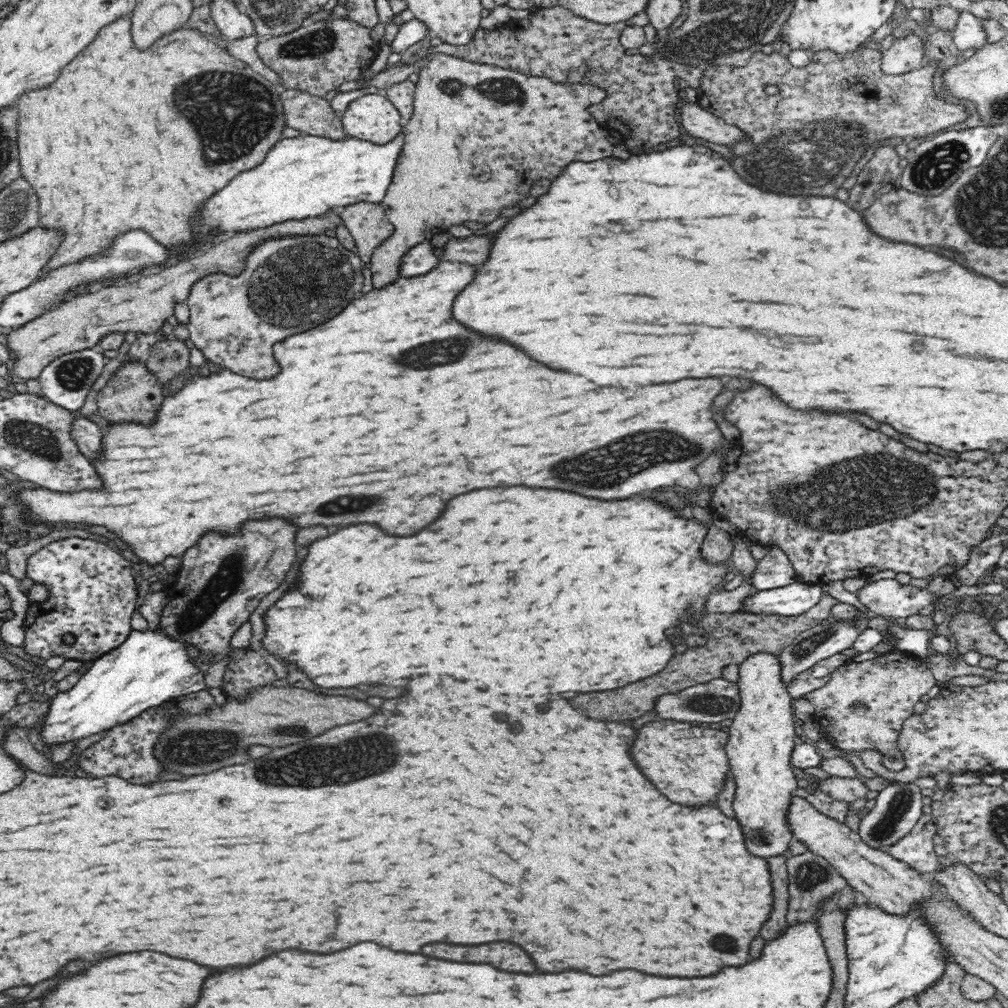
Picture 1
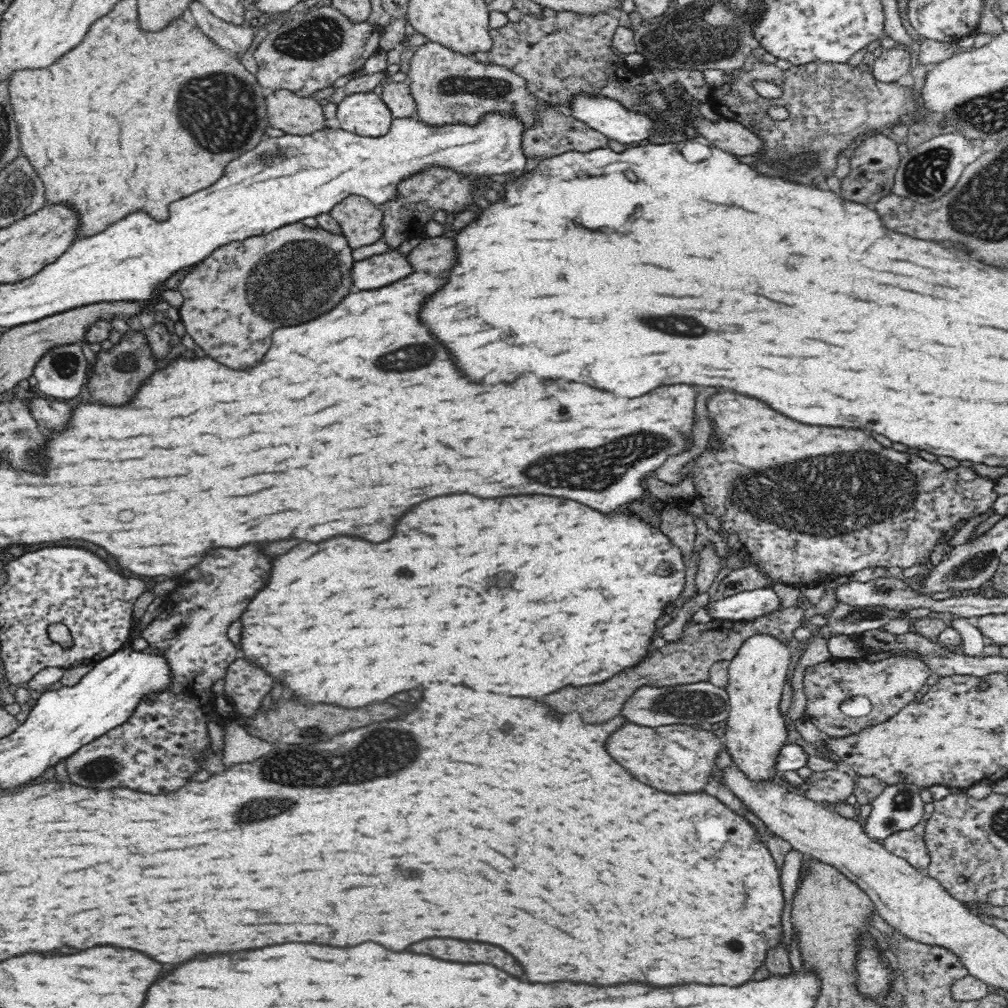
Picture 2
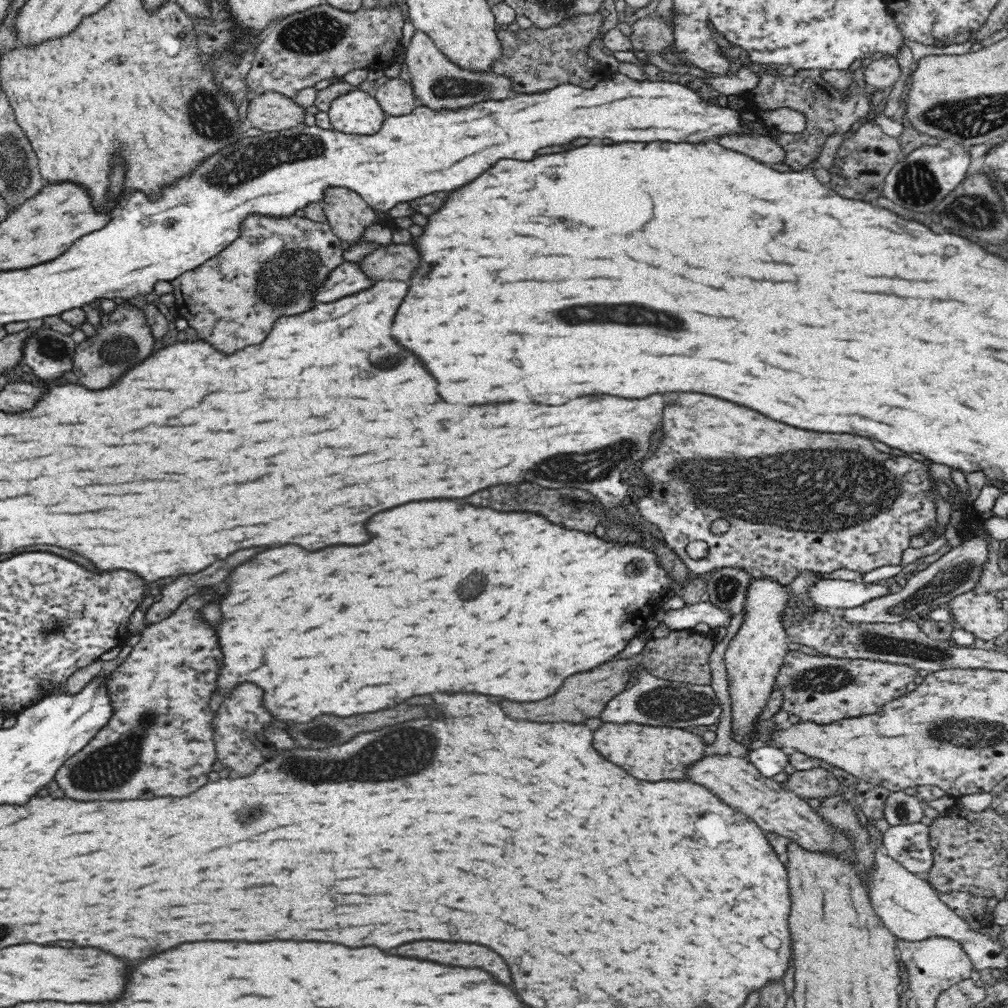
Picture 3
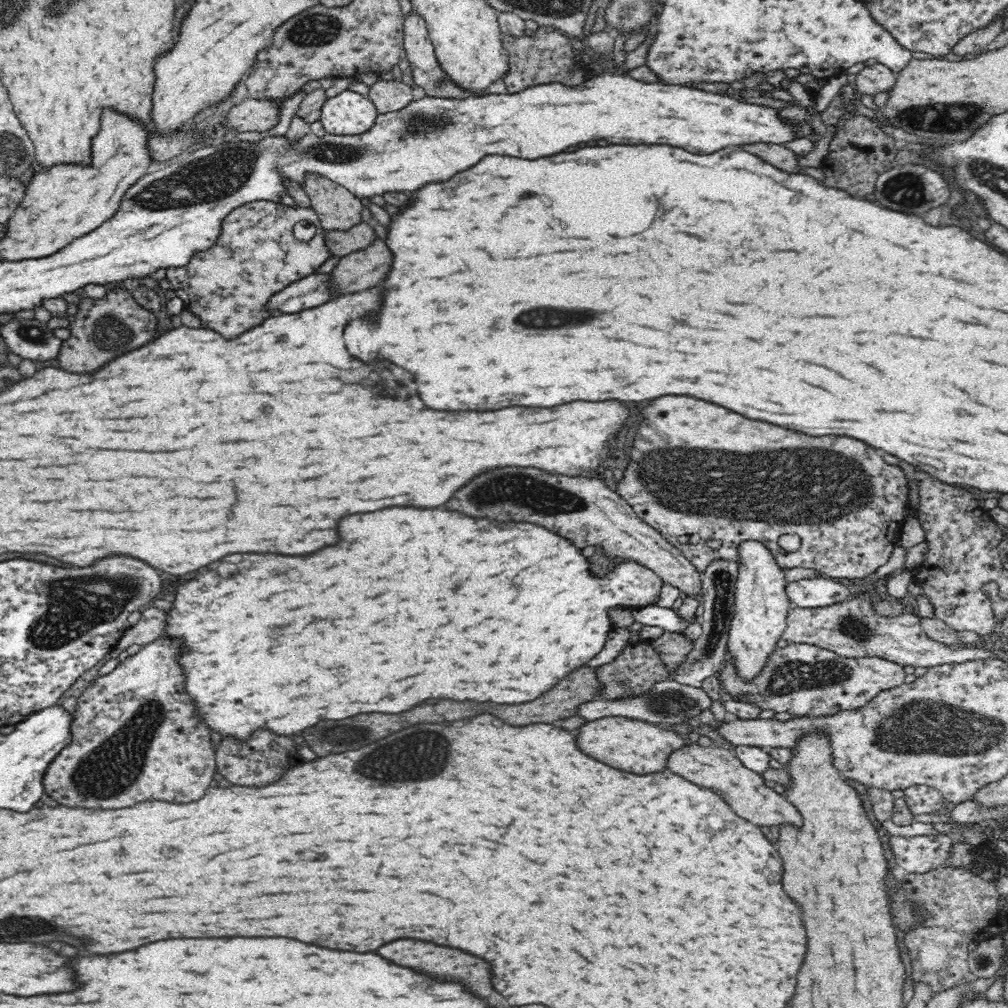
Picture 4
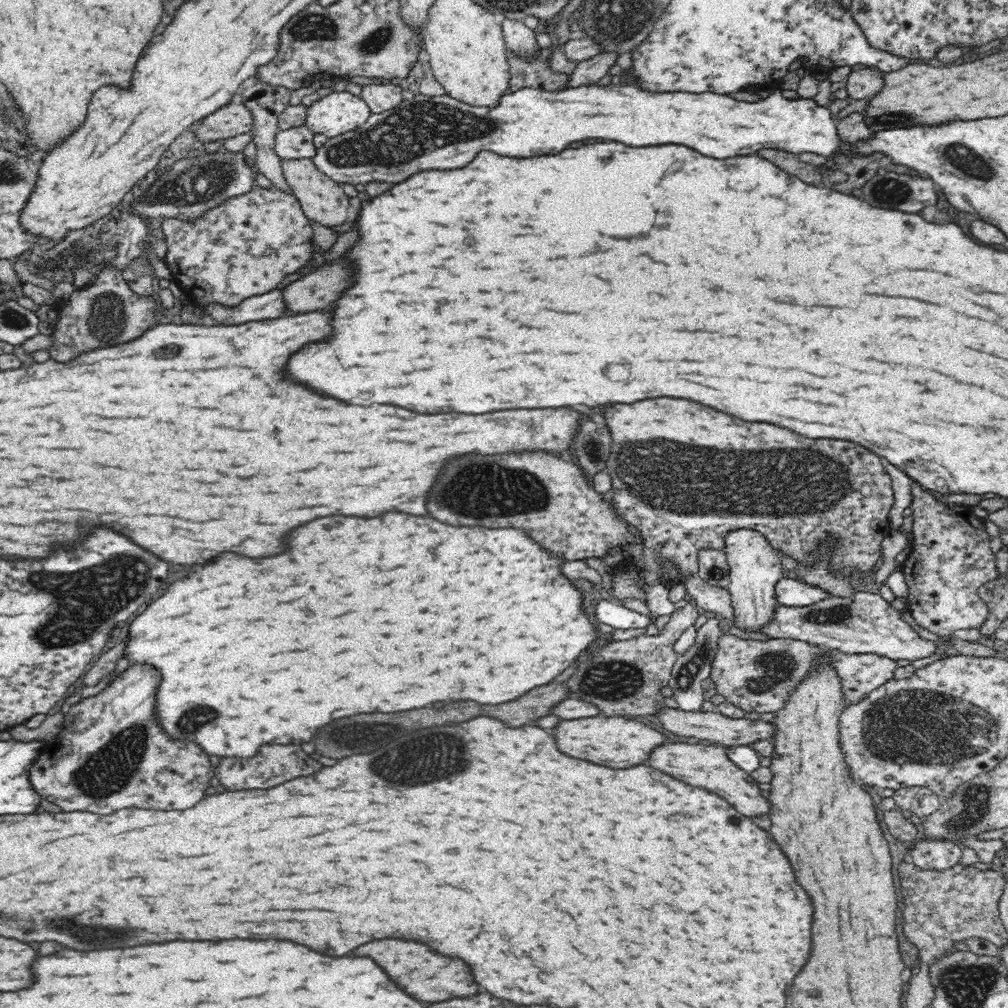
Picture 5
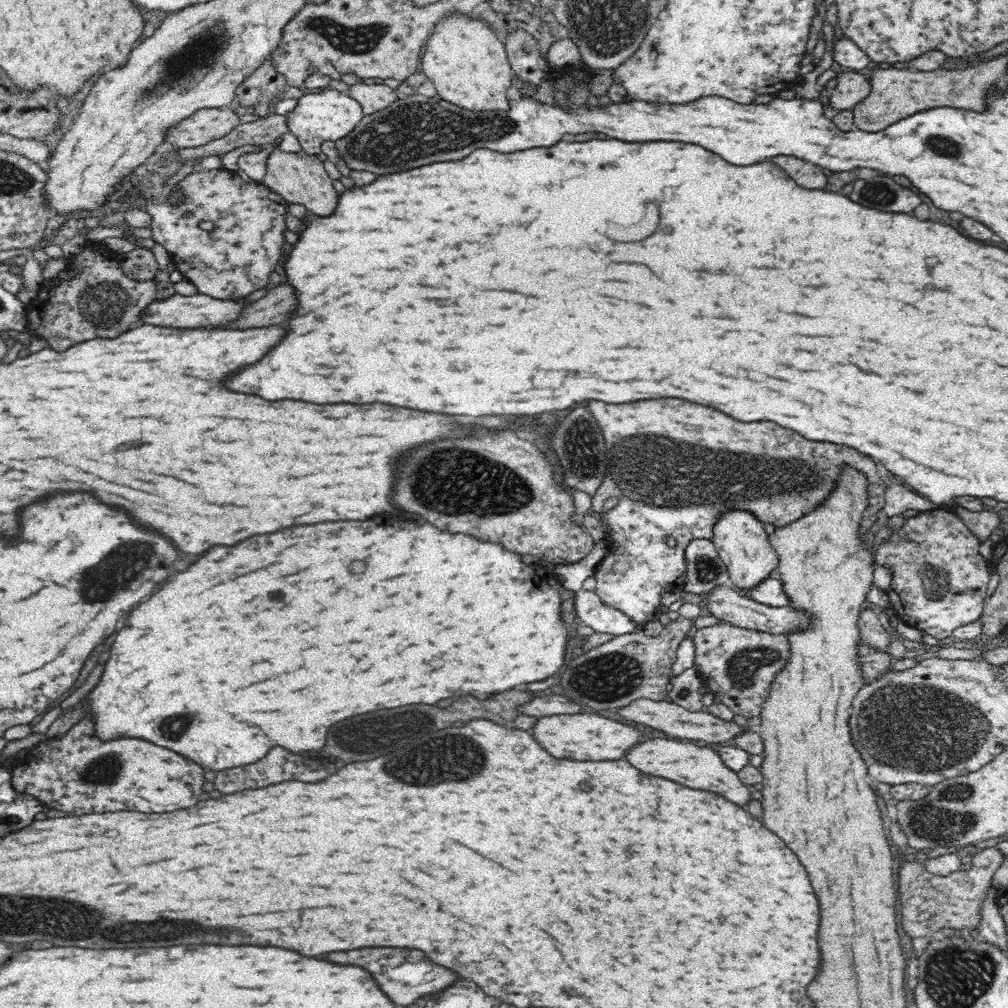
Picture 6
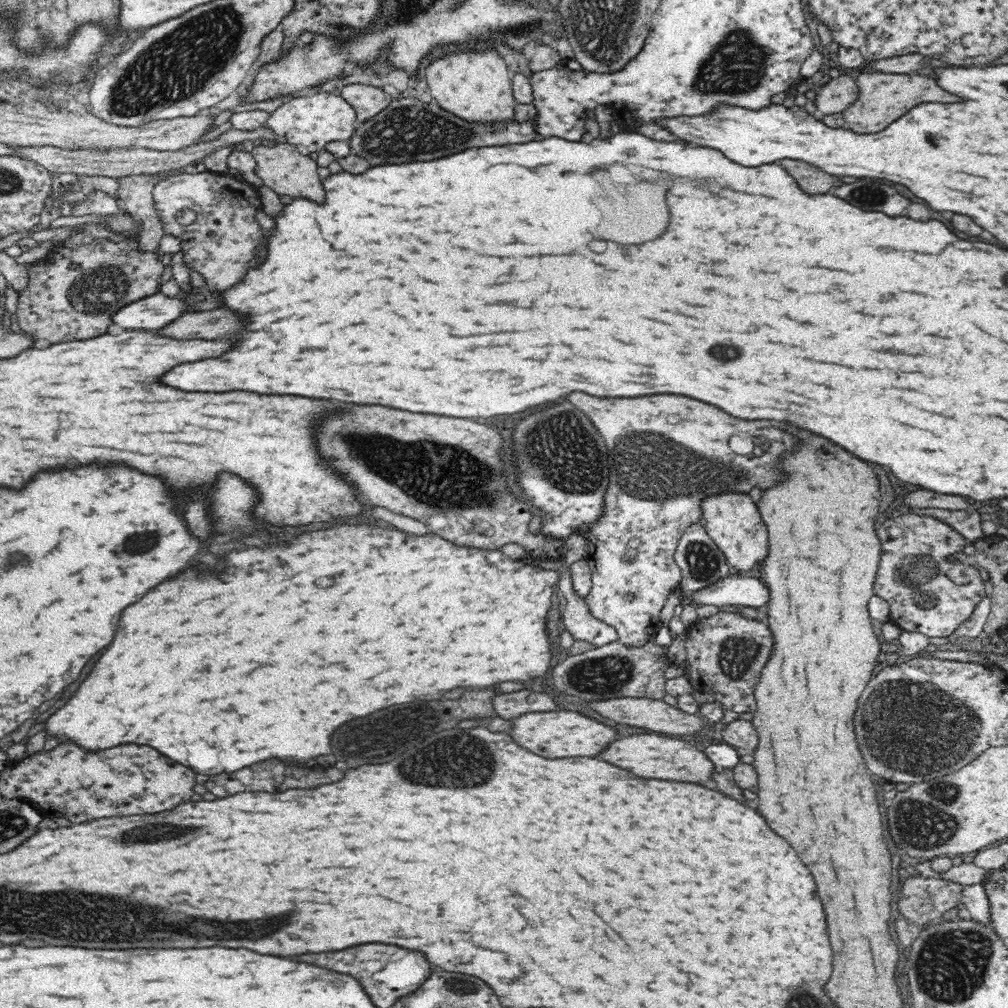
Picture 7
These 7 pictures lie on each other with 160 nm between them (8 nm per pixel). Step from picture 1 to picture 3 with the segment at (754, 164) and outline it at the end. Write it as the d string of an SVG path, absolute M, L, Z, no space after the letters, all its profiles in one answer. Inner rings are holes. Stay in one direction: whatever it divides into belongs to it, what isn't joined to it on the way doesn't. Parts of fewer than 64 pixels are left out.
M820 69L799 70L795 76L774 76L770 73L761 71L759 74L759 83L756 88L744 94L749 102L748 108L755 112L760 110L776 110L776 108L793 108L802 112L806 116L808 126L802 134L782 133L777 136L775 141L786 151L784 164L792 166L792 170L802 170L815 160L820 154L825 138L829 135L838 133L842 135L847 130L866 118L870 114L870 93L874 89L860 88L856 83L851 84L850 98L844 101L840 92L837 92L826 80L822 79Z

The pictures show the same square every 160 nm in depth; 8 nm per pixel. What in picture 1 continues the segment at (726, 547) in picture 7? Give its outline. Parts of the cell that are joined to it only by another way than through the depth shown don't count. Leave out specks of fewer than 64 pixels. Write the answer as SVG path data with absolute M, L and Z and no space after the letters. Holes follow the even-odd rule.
M756 652L738 665L739 675L736 685L740 695L740 706L729 722L729 738L725 746L730 771L736 783L733 808L736 819L744 830L748 850L762 858L785 854L788 844L794 840L792 831L786 823L786 810L796 790L797 776L792 771L790 756L798 738L794 731L794 714L792 714L794 700L788 694L787 685L782 680L781 664L779 655L774 652Z

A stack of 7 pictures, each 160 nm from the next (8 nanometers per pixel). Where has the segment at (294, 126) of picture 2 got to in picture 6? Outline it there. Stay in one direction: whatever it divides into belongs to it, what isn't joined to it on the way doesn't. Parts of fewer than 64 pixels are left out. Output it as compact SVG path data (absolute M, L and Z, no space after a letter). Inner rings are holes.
M232 106L202 109L170 127L164 141L176 150L195 148L230 135L239 125L240 120L232 111Z

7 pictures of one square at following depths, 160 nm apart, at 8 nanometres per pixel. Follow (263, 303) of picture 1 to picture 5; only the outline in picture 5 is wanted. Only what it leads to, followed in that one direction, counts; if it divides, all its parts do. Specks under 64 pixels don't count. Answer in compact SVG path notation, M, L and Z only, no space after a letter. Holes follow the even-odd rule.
M255 184L252 190L204 210L194 220L164 216L160 220L160 229L164 233L167 246L164 260L171 276L193 300L193 305L197 306L210 302L236 306L247 298L270 292L282 282L284 276L306 266L312 258L312 246L308 240L313 233L309 218L291 192L284 192L273 185L270 188L261 188Z

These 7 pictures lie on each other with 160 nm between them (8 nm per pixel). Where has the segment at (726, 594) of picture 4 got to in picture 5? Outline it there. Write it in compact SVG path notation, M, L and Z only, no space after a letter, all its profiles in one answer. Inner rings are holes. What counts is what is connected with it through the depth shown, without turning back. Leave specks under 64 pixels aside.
M700 548L697 561L698 570L695 574L705 583L722 588L729 585L729 568L726 555L721 550ZM709 614L708 622L698 632L695 644L692 645L683 655L679 655L674 664L669 680L669 687L672 689L672 697L678 702L678 708L685 711L700 711L704 702L704 690L702 680L710 677L712 671L712 658L716 656L716 644L719 637L723 636L722 626L724 619L716 614Z

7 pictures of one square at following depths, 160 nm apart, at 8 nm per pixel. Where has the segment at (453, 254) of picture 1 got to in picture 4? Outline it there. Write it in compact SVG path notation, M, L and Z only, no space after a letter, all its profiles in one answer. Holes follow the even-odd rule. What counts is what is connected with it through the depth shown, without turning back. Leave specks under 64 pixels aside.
M382 240L372 246L340 257L328 275L328 286L334 286L338 294L352 294L364 288L378 286L392 264L392 254Z

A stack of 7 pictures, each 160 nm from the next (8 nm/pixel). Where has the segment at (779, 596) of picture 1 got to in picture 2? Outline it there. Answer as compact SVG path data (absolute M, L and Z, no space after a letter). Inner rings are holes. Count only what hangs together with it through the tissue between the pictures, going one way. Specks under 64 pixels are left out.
M767 587L733 594L726 598L715 598L704 607L711 620L744 622L758 619L768 612L780 608L780 598Z

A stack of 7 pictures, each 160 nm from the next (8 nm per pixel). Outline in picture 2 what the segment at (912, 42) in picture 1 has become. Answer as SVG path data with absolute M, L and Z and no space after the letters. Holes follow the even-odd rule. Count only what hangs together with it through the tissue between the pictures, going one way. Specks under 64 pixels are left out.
M891 48L874 60L871 66L872 76L883 83L893 83L903 74L911 71L912 64L909 60L907 49Z

